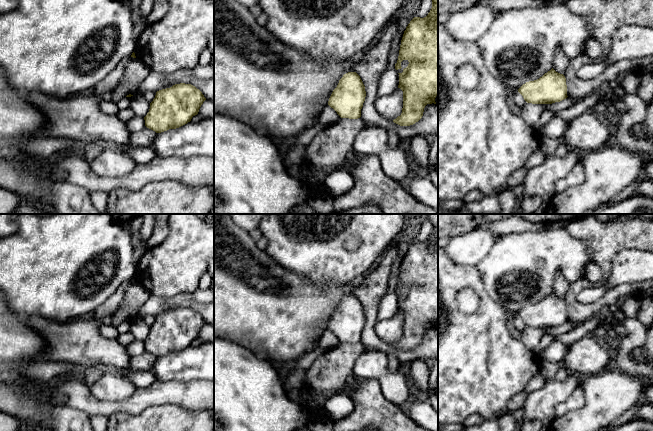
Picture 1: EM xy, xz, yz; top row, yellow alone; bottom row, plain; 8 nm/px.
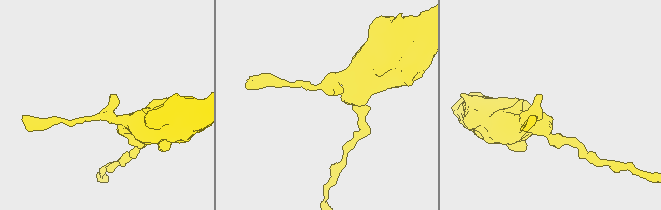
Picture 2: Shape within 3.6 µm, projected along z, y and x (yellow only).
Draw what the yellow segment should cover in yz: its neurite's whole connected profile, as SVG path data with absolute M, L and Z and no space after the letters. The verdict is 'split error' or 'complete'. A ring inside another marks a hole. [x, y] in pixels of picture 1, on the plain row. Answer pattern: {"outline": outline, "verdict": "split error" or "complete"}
{"outline": "M553 292L539 303L523 308L518 316L532 328L552 328L568 321L565 300Z", "verdict": "complete"}

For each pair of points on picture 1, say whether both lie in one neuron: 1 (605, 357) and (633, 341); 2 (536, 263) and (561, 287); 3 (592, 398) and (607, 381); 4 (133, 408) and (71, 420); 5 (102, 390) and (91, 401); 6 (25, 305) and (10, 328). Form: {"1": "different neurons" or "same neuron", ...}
{"1": "different neurons", "2": "different neurons", "3": "same neuron", "4": "different neurons", "5": "different neurons", "6": "different neurons"}

